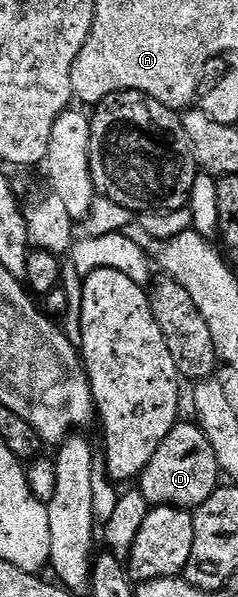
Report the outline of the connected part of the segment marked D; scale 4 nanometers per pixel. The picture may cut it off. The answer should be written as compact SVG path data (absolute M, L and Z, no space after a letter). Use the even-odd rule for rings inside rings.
M196 422L175 424L170 434L162 438L162 446L154 450L154 458L150 458L146 470L142 470L138 477L138 489L145 496L148 505L157 508L195 510L200 508L202 502L206 502L206 498L210 498L210 494L214 494L221 484L222 473L214 448L210 446L209 439Z

